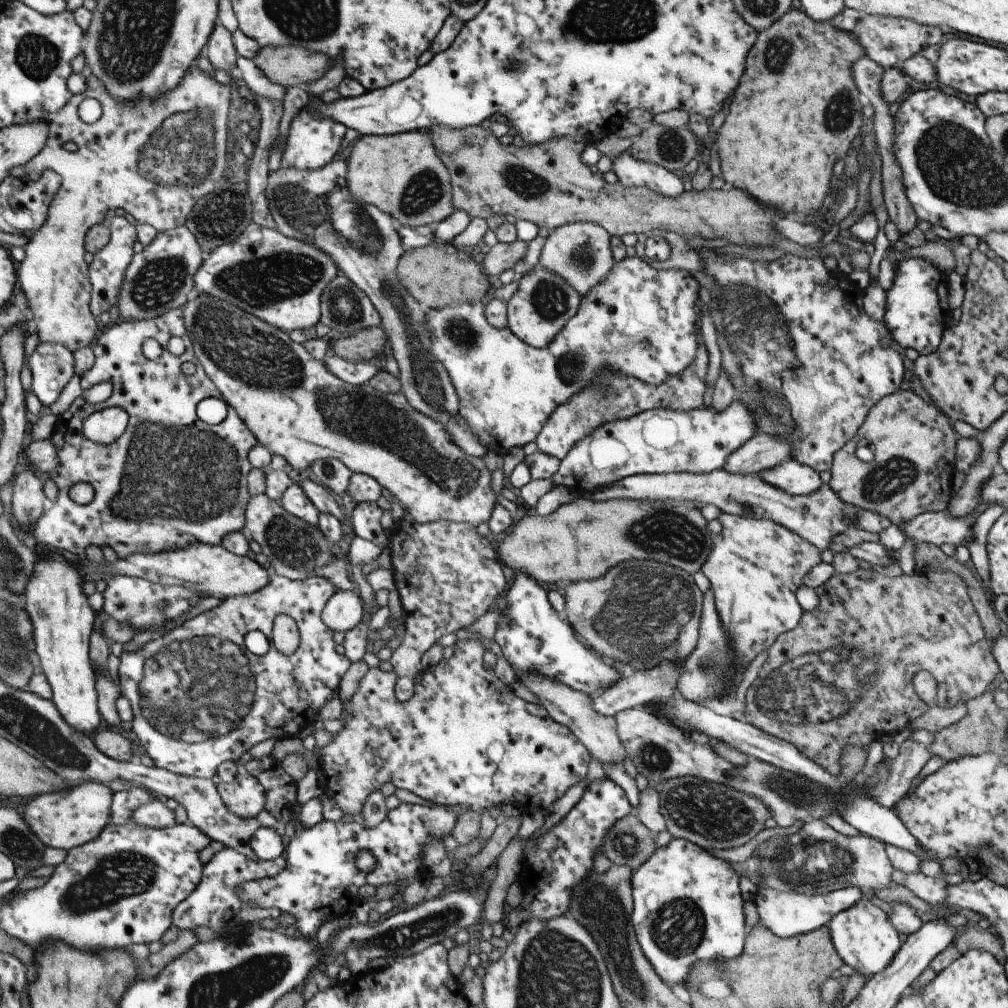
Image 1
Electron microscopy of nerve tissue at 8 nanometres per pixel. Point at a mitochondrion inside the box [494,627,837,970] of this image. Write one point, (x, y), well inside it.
(712, 814)

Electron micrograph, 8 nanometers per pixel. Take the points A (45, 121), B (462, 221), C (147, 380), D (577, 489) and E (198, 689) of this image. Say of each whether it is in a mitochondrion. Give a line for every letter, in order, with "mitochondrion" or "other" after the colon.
A: other
B: other
C: other
D: other
E: mitochondrion

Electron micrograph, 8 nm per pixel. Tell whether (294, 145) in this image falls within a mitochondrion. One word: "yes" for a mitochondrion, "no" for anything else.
no

